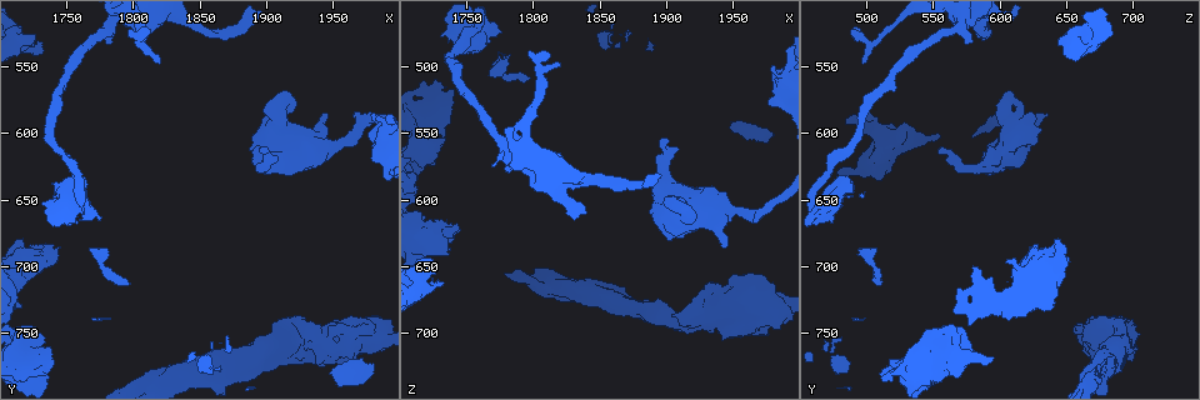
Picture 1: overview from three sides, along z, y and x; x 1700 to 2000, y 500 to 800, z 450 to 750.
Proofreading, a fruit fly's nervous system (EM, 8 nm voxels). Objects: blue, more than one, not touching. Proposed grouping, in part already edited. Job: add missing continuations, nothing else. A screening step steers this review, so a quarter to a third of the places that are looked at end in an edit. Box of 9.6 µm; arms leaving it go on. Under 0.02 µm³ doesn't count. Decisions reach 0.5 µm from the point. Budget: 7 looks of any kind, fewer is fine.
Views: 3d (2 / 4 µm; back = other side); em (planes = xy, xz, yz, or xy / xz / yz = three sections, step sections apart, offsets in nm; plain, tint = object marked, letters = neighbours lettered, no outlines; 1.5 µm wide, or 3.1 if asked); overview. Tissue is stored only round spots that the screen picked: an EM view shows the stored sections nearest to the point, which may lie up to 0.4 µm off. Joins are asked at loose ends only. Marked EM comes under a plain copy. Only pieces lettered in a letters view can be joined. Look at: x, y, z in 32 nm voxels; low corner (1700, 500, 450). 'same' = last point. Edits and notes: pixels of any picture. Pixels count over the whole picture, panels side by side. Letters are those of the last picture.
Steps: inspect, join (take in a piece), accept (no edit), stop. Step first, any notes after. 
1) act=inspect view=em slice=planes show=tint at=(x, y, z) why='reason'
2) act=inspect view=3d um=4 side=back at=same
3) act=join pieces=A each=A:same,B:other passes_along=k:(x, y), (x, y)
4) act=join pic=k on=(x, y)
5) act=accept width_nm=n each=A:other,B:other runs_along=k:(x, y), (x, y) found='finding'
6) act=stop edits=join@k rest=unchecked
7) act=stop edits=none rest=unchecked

act=inspect view=em slice=planes show=tint at=(1928, 738, 672) why='branch stops here'

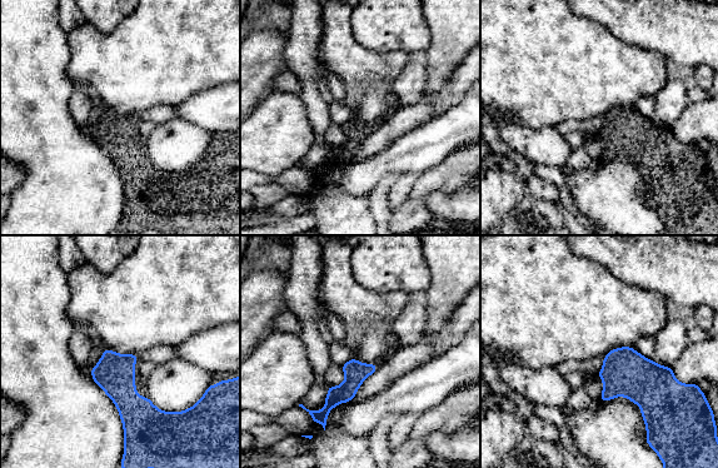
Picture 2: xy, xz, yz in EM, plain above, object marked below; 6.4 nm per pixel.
act=inspect view=em slice=planes show=letters at=same why='what lies round it'

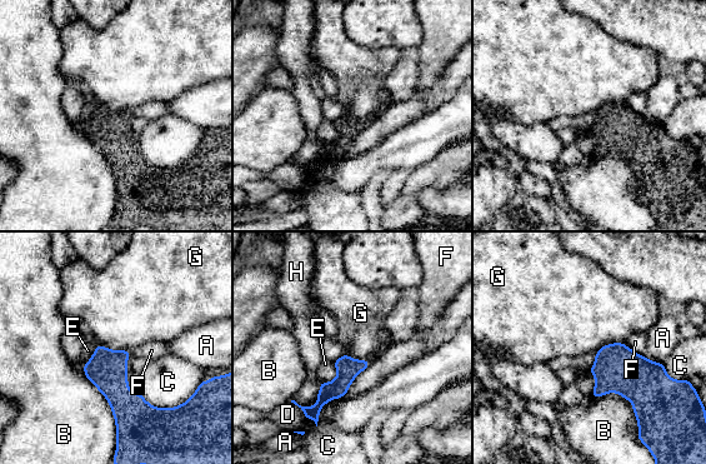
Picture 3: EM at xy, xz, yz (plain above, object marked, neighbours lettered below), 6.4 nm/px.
act=accept longest_contact=F:500nm each=A:other,B:other,C:other,D:other,E:other,F:other,G:other,H:other border=3:(99, 344), (129, 352) found='none of them fits'

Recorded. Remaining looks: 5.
act=inspect view=3d um=2 at=(1820, 548, 500)

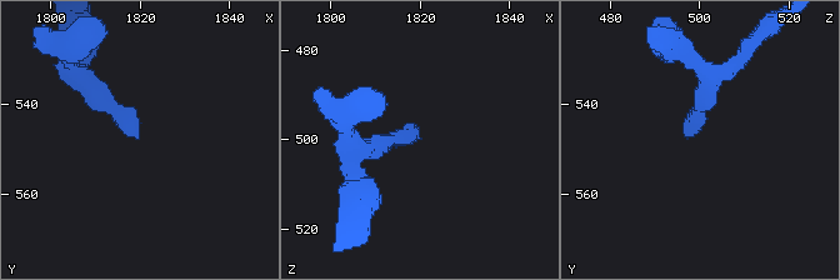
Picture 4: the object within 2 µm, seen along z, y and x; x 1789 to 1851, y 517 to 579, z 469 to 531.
act=inspect view=em slice=planes show=letters at=(1819, 547, 497)

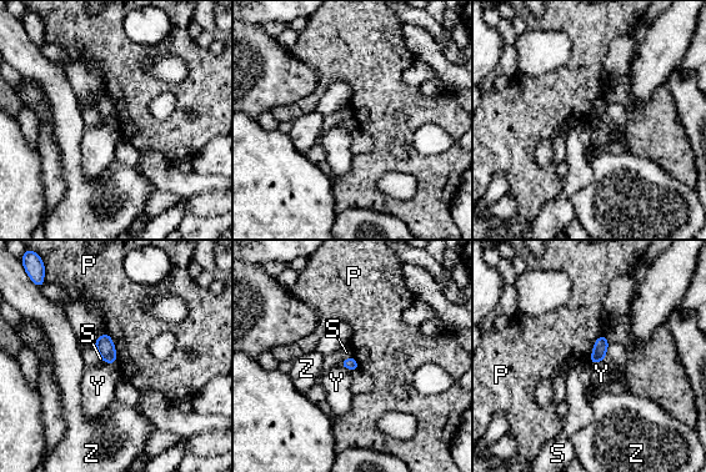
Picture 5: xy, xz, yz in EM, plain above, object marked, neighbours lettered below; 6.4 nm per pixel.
act=accept each=P:other,S:other,Y:other,Z:other border=5:(604, 335), (596, 340), (590, 361) found='none of them fits'

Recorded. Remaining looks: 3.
act=inspect view=em slice=planes show=letters at=(1890, 610, 612) why='free end'

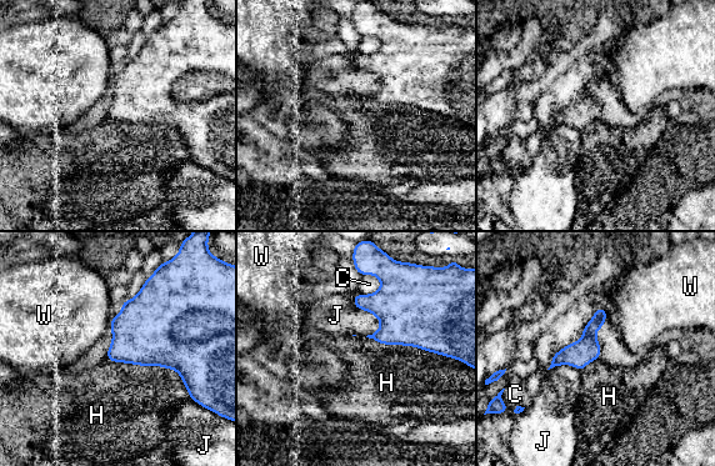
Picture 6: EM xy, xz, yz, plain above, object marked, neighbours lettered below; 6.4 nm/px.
act=accept each=C:other,H:other,J:other,W:other border=6:(108, 359), (171, 367), (190, 397) found='none of them fits'

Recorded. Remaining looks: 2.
act=stop edits=none rest=unchecked

